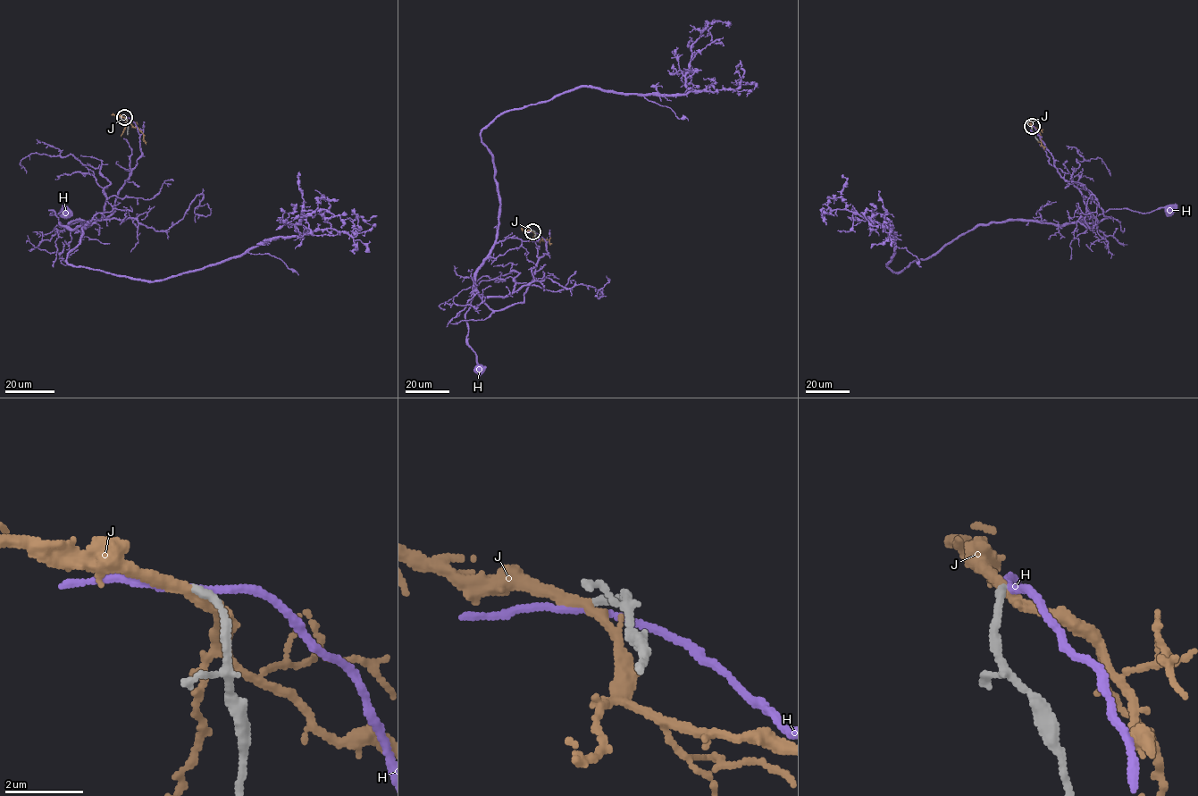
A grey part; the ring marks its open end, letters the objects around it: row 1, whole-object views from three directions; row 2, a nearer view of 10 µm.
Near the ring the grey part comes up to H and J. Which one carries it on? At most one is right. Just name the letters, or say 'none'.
J

